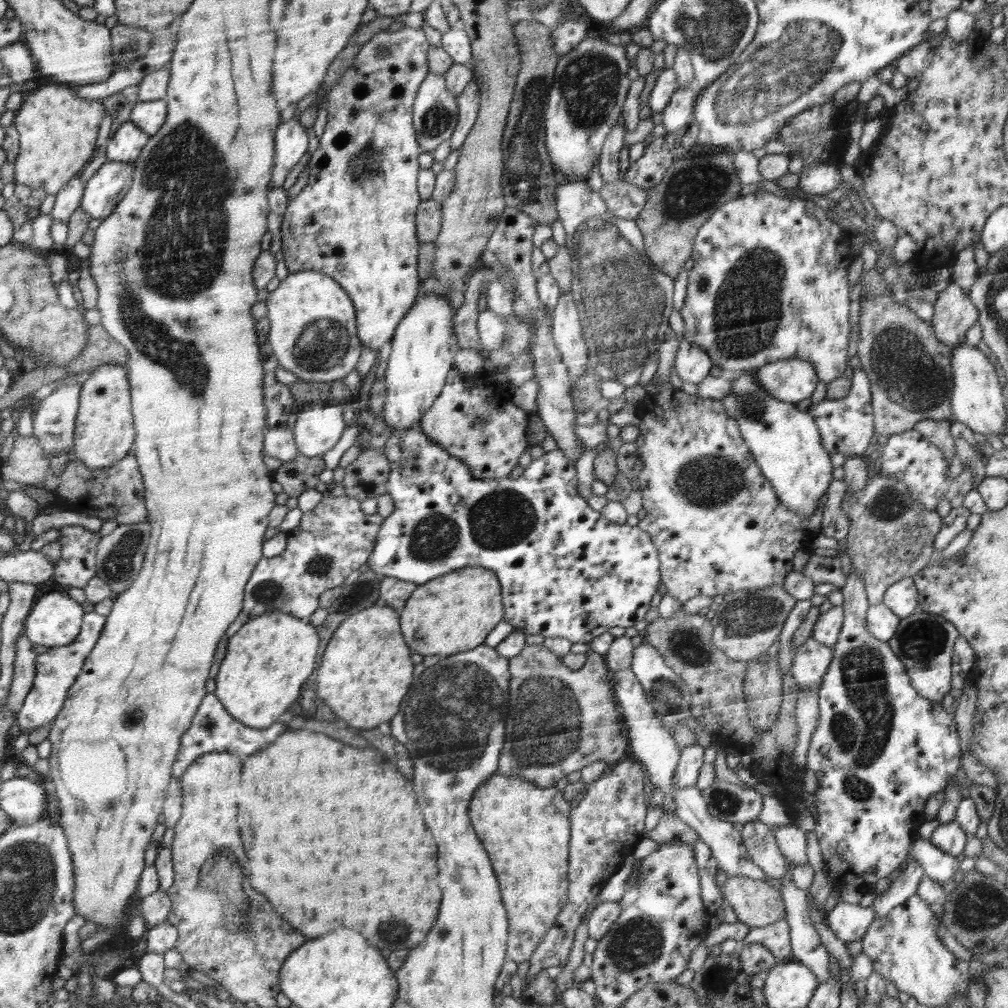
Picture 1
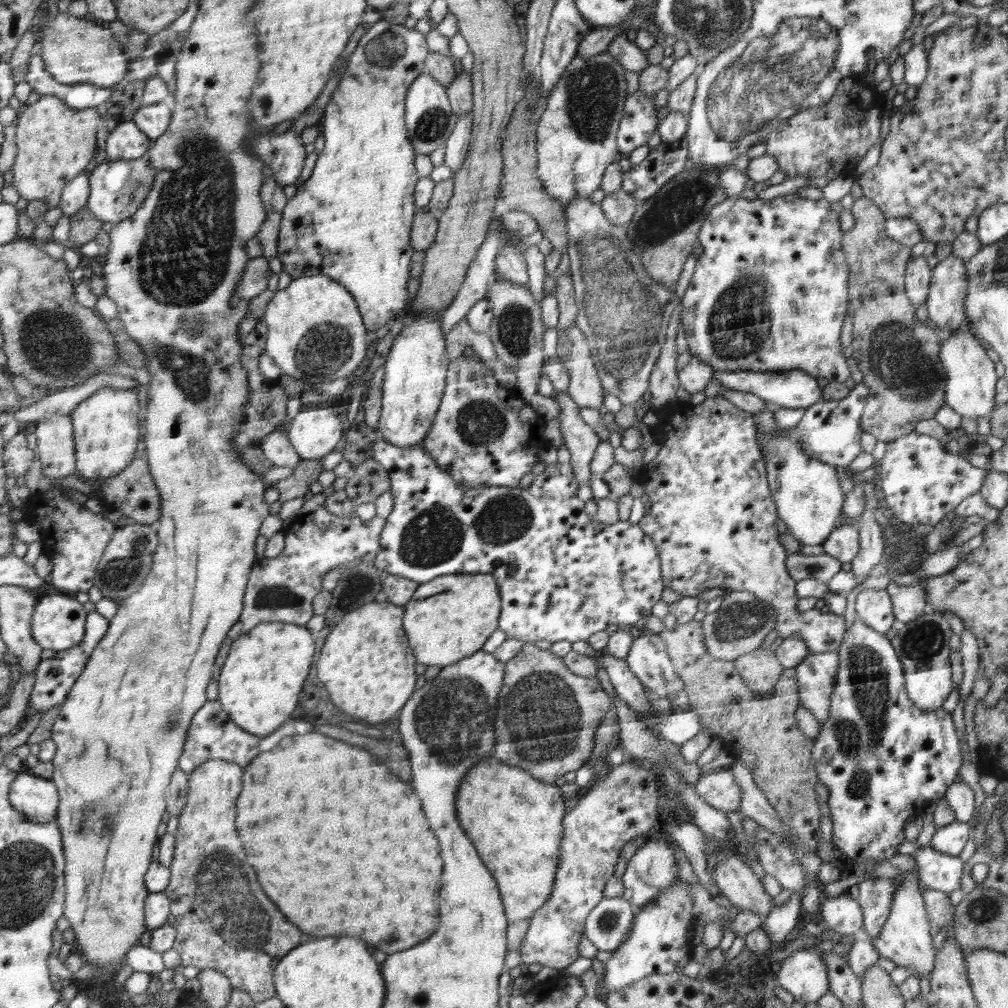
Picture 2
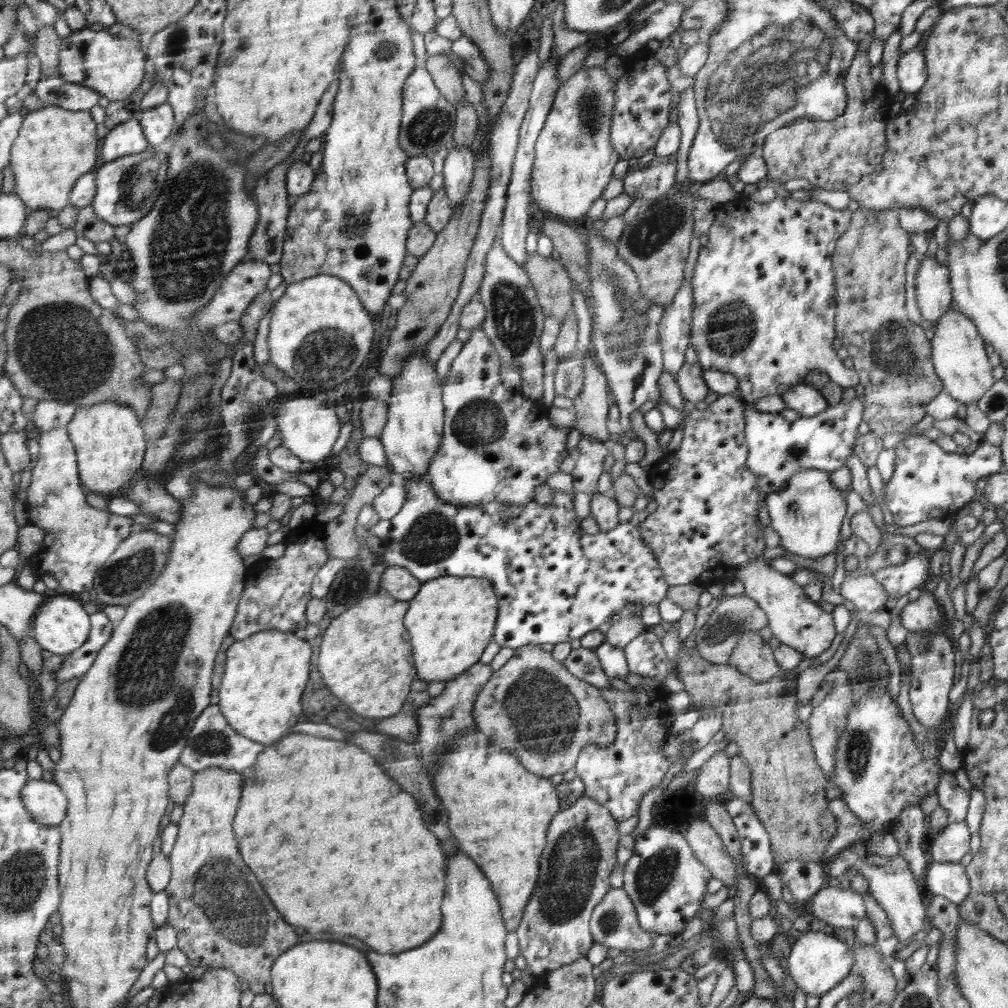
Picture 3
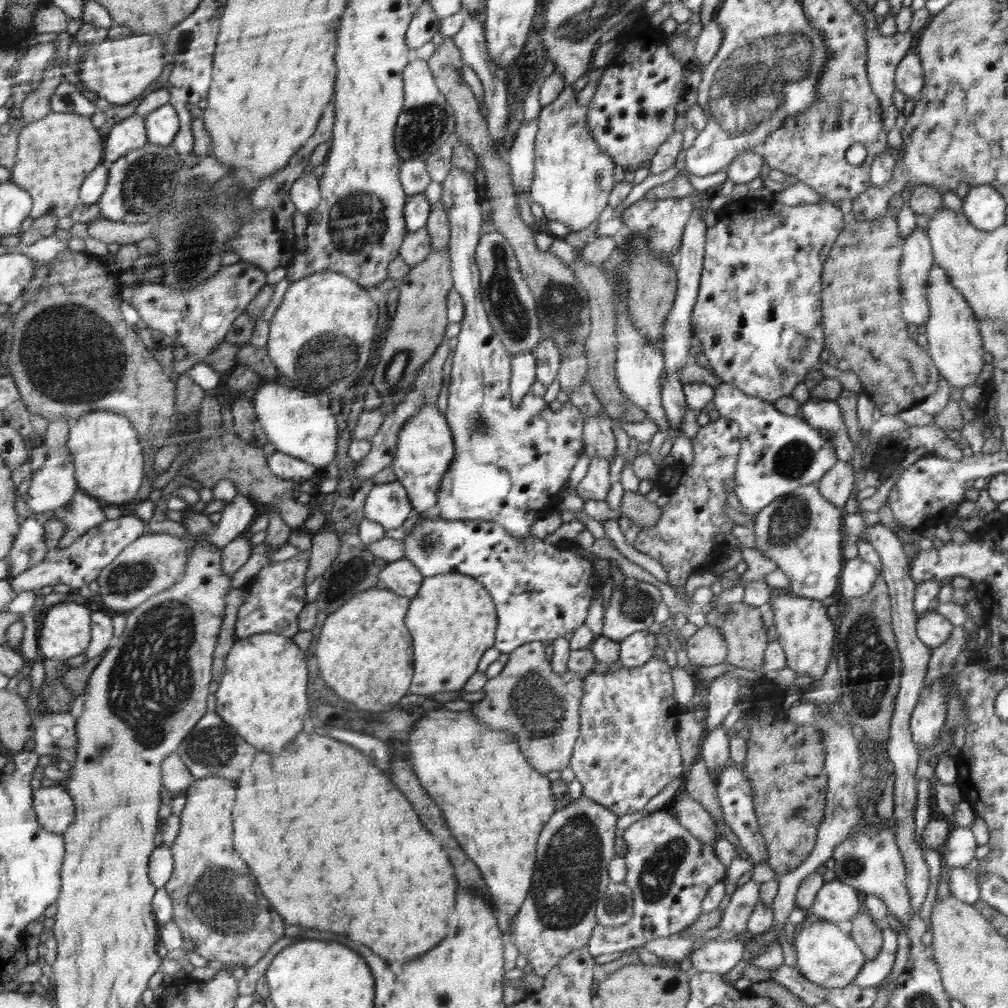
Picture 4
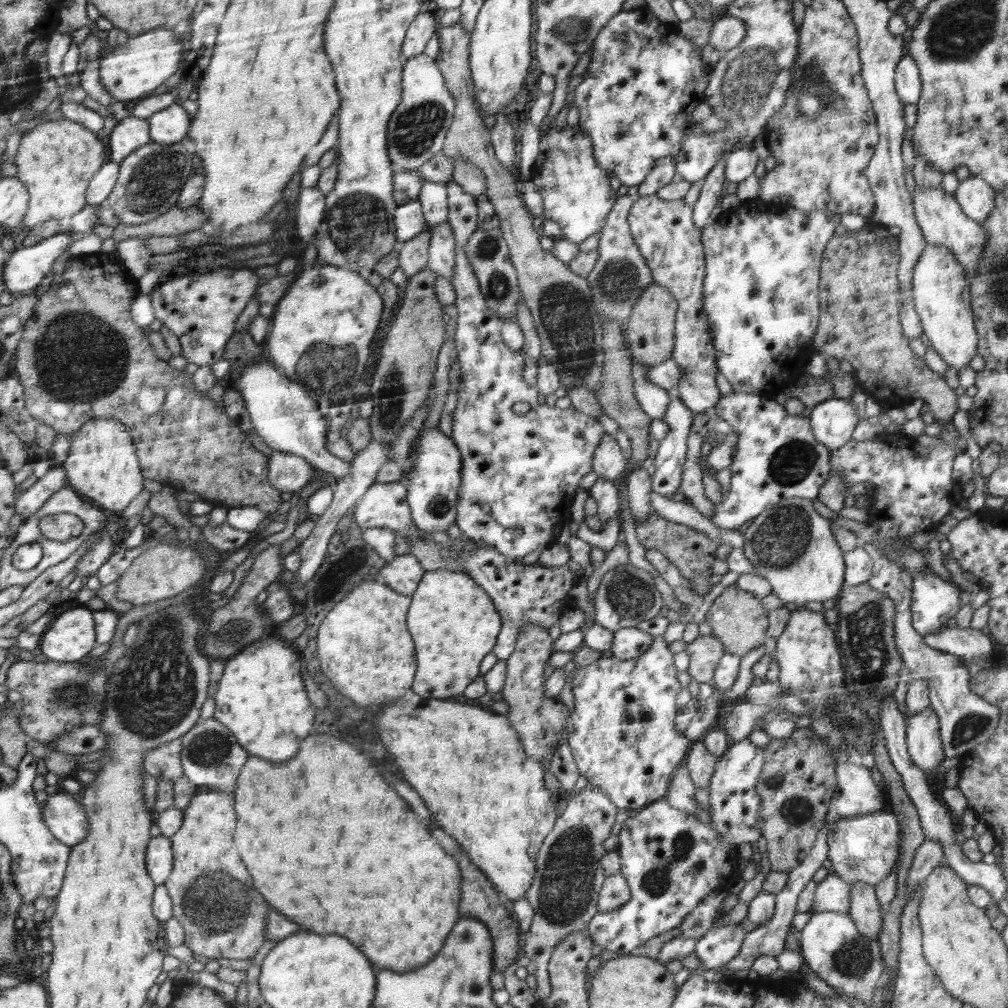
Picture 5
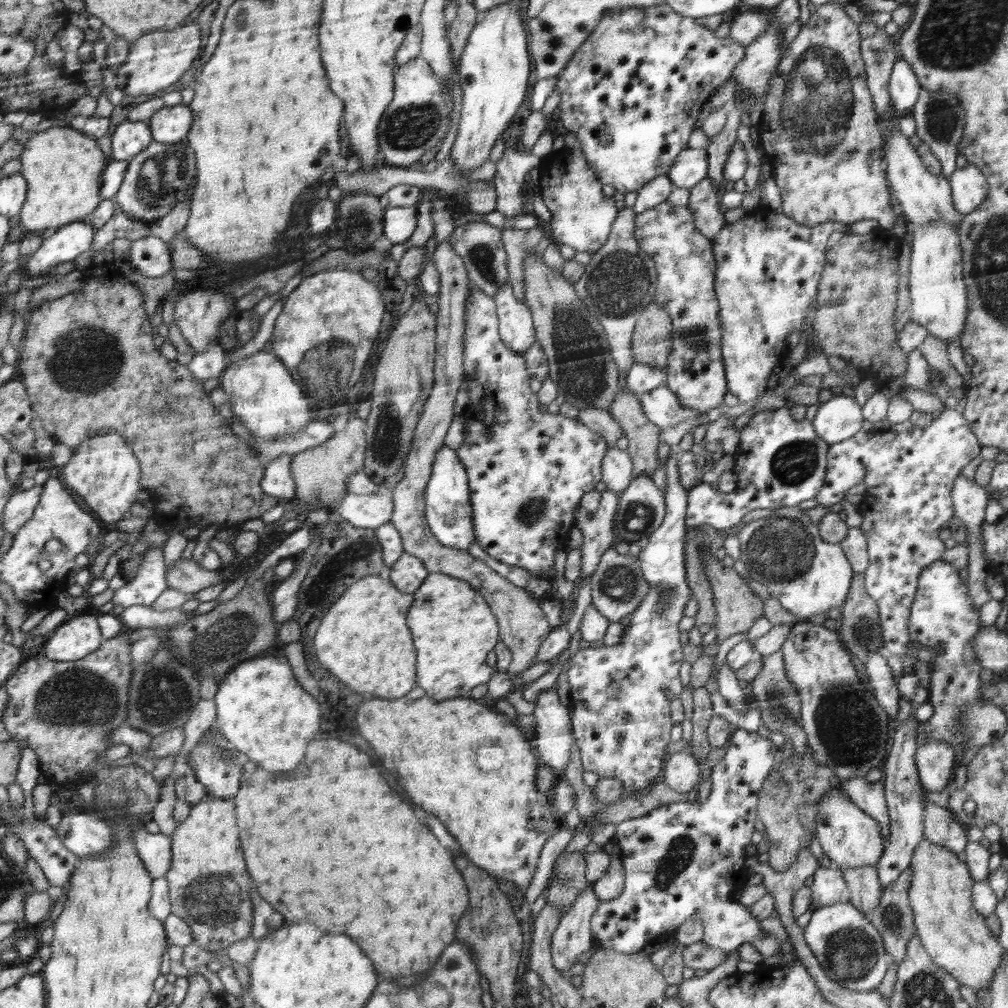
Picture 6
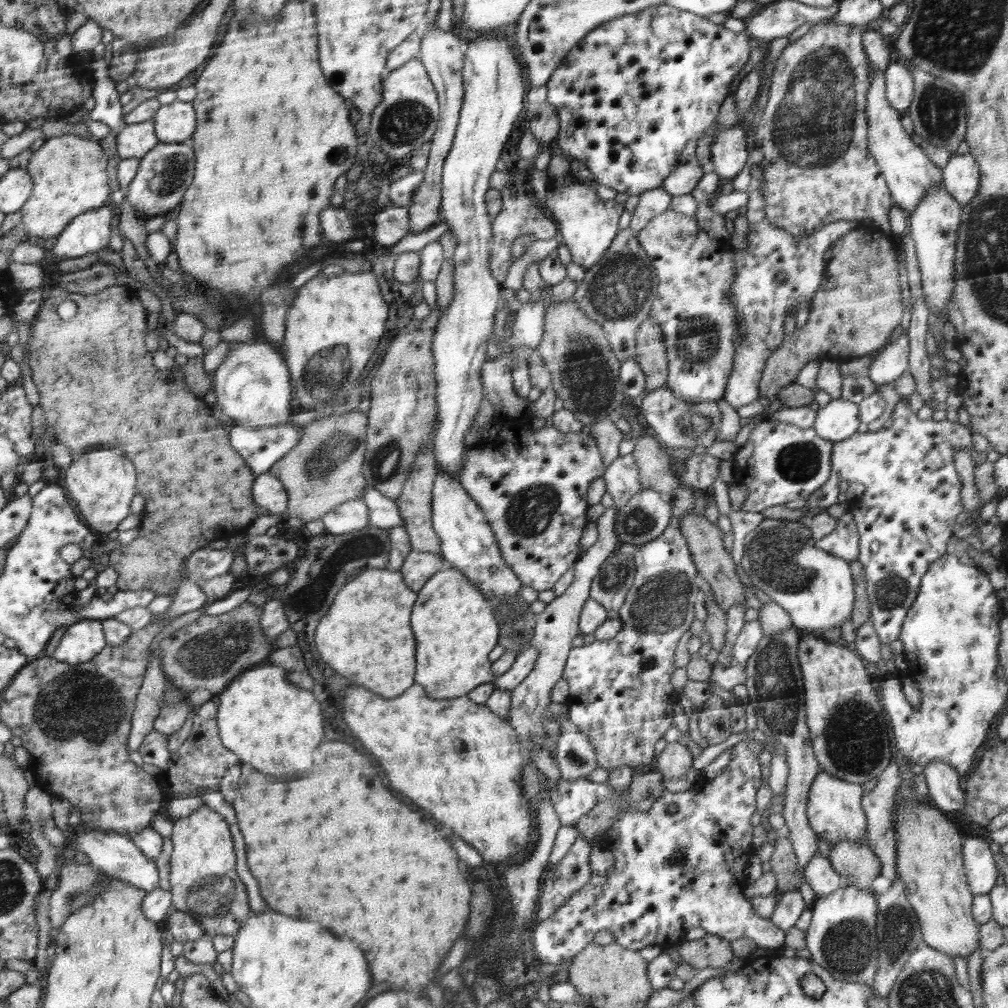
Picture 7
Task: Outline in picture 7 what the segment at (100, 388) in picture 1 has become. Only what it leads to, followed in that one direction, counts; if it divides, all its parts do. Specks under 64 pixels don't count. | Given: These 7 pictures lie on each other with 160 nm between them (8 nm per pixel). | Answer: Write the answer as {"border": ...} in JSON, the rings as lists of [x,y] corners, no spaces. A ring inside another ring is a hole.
{"border":[[[94,450],[86,456],[80,456],[63,469],[64,482],[61,485],[67,491],[68,498],[76,502],[76,508],[84,516],[88,526],[95,533],[109,533],[130,514],[130,502],[136,496],[136,470],[120,450]]]}

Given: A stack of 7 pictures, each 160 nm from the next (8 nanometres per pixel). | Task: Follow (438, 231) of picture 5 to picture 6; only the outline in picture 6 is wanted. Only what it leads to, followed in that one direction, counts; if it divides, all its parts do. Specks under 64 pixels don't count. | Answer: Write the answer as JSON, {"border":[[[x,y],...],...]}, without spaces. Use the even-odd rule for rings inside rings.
{"border":[[[448,239],[440,242],[434,256],[434,268],[439,272],[440,285],[438,297],[438,319],[436,338],[436,383],[432,394],[425,404],[425,410],[417,424],[409,456],[405,460],[405,474],[401,482],[391,489],[392,502],[395,507],[391,516],[391,523],[399,530],[403,552],[420,557],[430,573],[442,573],[450,577],[458,577],[473,585],[482,593],[489,607],[496,614],[501,625],[502,643],[507,645],[513,653],[513,662],[506,669],[509,674],[521,674],[533,666],[534,659],[541,644],[545,642],[552,631],[546,615],[540,608],[540,603],[524,589],[518,588],[498,575],[490,566],[468,552],[446,547],[434,536],[428,525],[425,504],[427,503],[426,488],[432,476],[433,464],[438,450],[444,447],[444,439],[449,426],[455,417],[453,408],[456,393],[463,383],[464,369],[464,334],[465,334],[465,302],[469,299],[470,281],[468,270],[462,258],[450,245]]]}

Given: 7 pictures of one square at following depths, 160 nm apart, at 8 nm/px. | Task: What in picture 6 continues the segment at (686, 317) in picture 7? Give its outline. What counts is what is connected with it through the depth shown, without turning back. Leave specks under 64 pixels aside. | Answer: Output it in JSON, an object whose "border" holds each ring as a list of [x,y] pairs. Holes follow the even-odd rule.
{"border":[[[667,200],[653,206],[651,209],[646,210],[646,212],[636,214],[636,238],[638,240],[638,244],[640,244],[640,248],[650,254],[650,258],[652,258],[654,265],[656,265],[657,278],[654,303],[661,305],[661,307],[666,309],[666,312],[669,312],[669,315],[673,318],[674,346],[673,352],[670,352],[669,355],[669,367],[665,368],[667,370],[666,385],[678,397],[678,402],[680,402],[682,406],[691,407],[692,409],[700,412],[712,410],[715,406],[723,404],[724,395],[729,391],[725,377],[724,361],[722,361],[722,349],[720,349],[722,331],[720,328],[718,301],[716,301],[716,293],[714,293],[716,259],[714,259],[712,248],[710,248],[710,244],[712,244],[712,242],[710,242],[710,240],[706,240],[706,237],[704,237],[699,230],[694,228],[694,218],[692,218],[690,209],[688,209],[687,206],[674,206]]]}

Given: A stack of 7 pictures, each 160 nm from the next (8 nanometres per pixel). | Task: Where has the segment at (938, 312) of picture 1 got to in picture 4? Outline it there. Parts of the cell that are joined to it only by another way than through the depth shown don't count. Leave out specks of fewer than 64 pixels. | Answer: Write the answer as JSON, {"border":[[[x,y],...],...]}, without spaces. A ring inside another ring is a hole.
{"border":[[[918,227],[906,234],[905,259],[900,269],[902,312],[908,324],[925,324],[930,309],[926,302],[926,286],[934,256],[930,252],[927,232]]]}

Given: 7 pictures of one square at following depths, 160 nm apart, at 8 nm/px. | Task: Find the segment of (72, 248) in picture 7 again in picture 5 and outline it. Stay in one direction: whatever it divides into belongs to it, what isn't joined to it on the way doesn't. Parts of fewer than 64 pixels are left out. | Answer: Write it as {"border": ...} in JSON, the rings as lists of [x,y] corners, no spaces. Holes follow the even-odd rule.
{"border":[[[62,232],[54,235],[53,238],[45,240],[45,242],[36,244],[36,246],[16,249],[10,260],[8,260],[8,266],[6,266],[7,290],[16,298],[36,294],[36,290],[42,284],[42,280],[52,273],[54,260],[66,250],[68,244],[72,247],[74,240],[72,240],[70,232]]]}

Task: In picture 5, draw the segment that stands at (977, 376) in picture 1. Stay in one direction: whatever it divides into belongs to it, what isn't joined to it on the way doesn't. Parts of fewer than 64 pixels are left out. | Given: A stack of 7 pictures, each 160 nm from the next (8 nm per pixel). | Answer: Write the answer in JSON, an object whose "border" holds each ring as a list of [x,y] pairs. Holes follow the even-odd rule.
{"border":[[[926,244],[918,263],[914,265],[911,282],[915,311],[920,316],[923,333],[930,340],[936,354],[948,367],[955,368],[958,372],[970,368],[979,336],[976,336],[977,330],[974,330],[976,317],[972,316],[969,278],[965,266],[958,262],[953,250]]]}

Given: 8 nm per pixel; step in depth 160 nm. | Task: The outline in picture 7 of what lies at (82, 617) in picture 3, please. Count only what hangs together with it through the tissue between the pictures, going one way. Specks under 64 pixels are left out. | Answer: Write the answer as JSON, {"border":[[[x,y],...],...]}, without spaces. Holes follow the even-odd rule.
{"border":[[[98,619],[74,623],[67,627],[53,657],[68,664],[90,662],[106,648],[104,633]]]}

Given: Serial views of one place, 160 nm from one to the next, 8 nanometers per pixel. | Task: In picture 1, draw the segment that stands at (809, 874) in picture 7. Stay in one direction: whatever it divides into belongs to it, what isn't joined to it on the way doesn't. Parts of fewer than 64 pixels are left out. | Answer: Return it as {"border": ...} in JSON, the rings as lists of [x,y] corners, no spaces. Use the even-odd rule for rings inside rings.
{"border":[[[842,900],[834,909],[824,914],[824,920],[836,938],[845,943],[864,938],[869,926],[876,919],[877,913],[872,907],[862,907]]]}

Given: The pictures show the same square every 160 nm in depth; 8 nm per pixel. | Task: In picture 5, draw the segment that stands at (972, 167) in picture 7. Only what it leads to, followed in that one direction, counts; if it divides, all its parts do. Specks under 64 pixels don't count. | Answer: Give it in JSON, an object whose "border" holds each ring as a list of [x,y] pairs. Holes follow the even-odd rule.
{"border":[[[975,174],[959,182],[954,196],[965,216],[978,223],[986,221],[995,203],[995,192],[990,183]]]}

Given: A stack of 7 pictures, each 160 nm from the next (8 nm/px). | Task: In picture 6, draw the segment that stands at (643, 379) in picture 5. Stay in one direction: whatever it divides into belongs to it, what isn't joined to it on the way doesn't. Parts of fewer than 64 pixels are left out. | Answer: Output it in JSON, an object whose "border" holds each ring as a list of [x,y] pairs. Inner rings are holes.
{"border":[[[666,384],[650,392],[645,392],[638,397],[644,414],[660,430],[668,428],[690,419],[697,422],[697,426],[707,426],[708,422],[699,422],[699,416],[703,413],[691,407],[682,406],[678,397]]]}

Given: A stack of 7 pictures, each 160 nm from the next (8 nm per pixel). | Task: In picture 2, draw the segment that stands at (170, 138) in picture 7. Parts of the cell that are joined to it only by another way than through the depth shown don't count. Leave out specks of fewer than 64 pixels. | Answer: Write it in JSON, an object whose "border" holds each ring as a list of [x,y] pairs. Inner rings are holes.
{"border":[[[160,102],[141,106],[132,116],[132,121],[153,141],[160,138],[164,131],[168,130],[172,118],[173,110],[170,110],[164,102]]]}

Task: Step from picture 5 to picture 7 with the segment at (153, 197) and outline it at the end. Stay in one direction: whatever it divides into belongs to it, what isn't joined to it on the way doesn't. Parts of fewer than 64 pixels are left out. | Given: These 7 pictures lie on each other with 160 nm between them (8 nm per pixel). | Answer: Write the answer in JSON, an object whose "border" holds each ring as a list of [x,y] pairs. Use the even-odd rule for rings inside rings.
{"border":[[[192,139],[179,143],[159,142],[148,154],[140,158],[138,172],[132,182],[125,188],[128,202],[135,210],[138,219],[152,219],[153,217],[165,217],[178,202],[194,176],[194,152],[192,152]]]}

